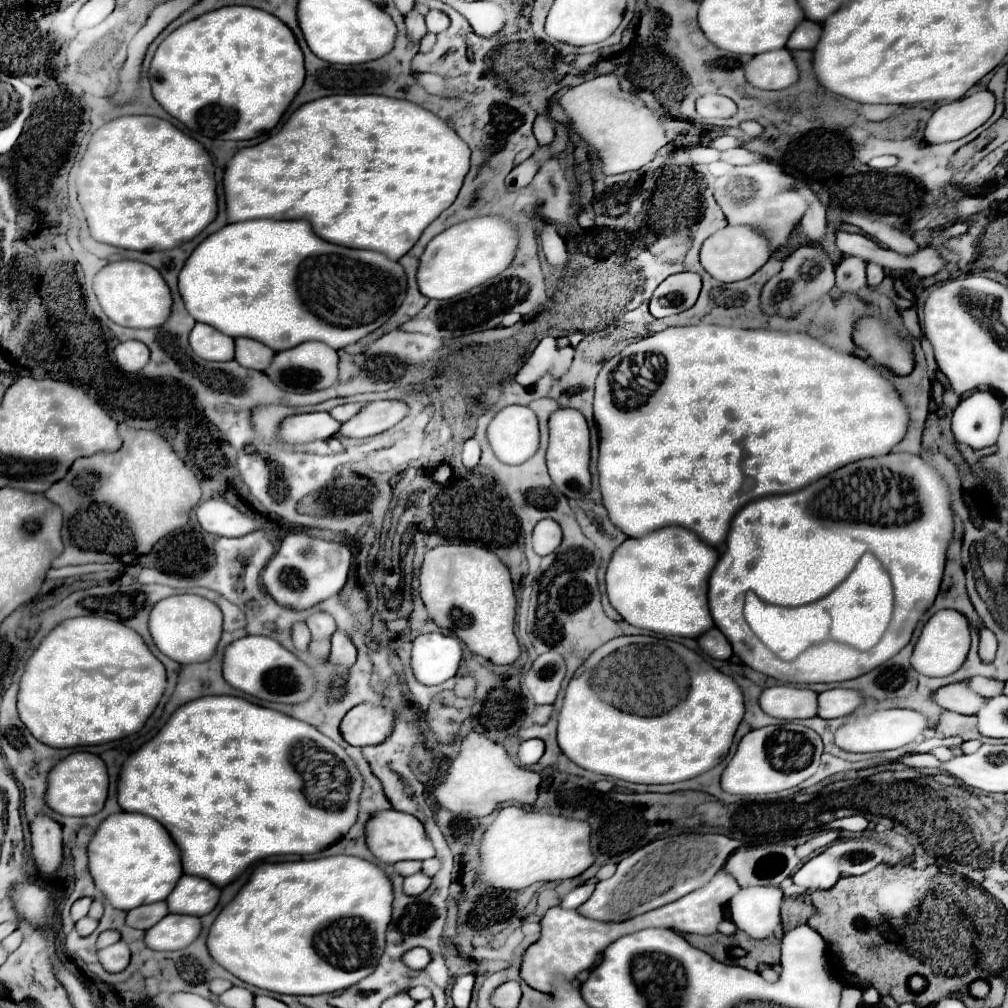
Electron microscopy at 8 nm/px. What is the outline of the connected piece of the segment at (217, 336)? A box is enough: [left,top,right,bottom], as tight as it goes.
[190,324,236,362]

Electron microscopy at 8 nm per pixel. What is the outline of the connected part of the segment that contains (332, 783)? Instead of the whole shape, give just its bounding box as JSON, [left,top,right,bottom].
[118,696,364,888]

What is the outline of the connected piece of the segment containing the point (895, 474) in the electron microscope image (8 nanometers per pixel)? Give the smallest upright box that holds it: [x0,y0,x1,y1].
[792,452,954,682]

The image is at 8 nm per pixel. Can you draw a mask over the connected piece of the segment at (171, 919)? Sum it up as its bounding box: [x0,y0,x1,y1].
[146,914,202,950]

